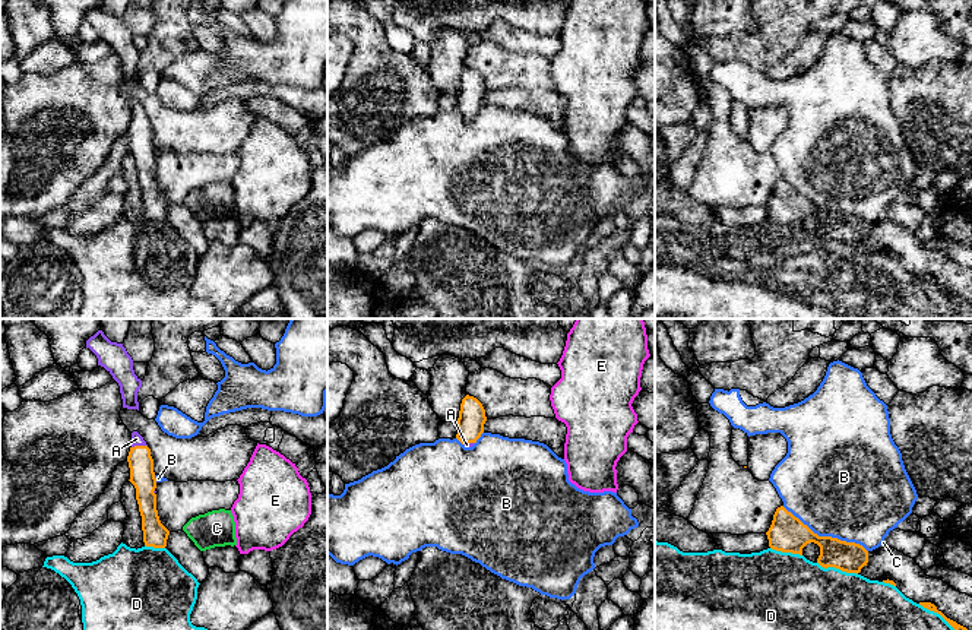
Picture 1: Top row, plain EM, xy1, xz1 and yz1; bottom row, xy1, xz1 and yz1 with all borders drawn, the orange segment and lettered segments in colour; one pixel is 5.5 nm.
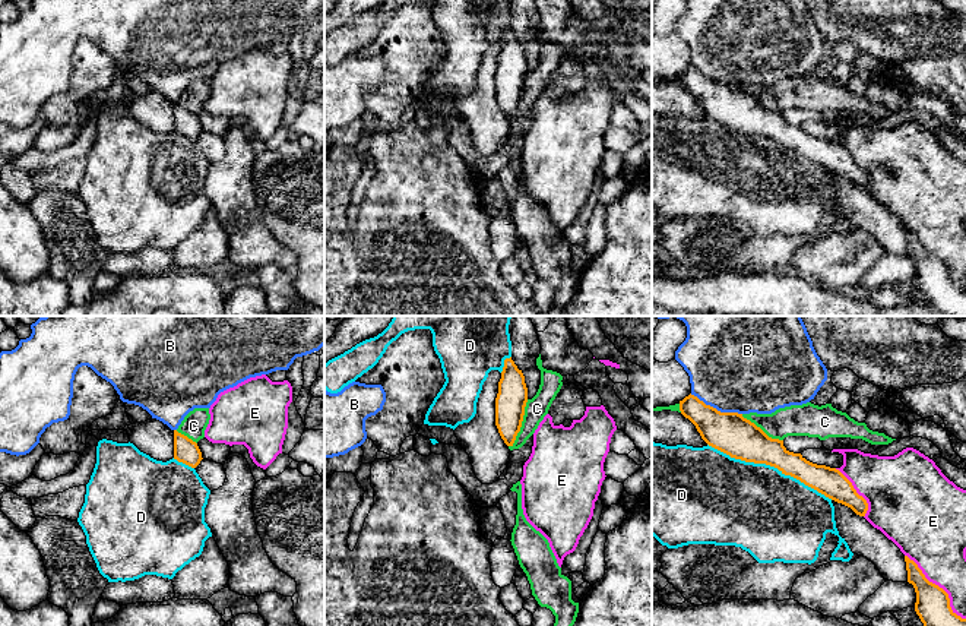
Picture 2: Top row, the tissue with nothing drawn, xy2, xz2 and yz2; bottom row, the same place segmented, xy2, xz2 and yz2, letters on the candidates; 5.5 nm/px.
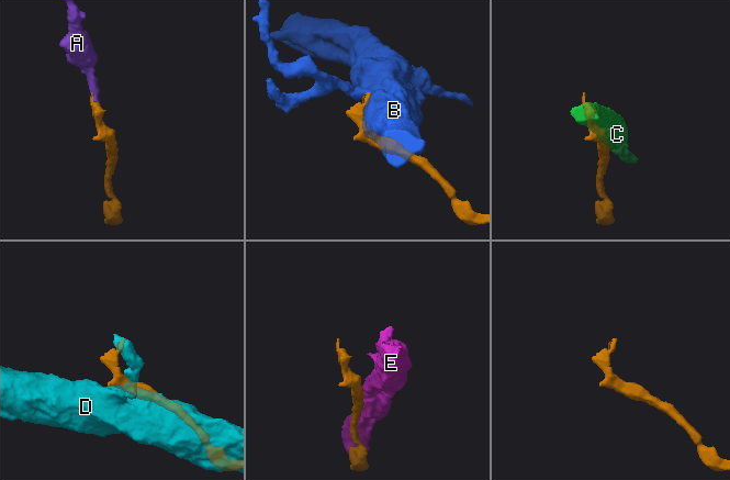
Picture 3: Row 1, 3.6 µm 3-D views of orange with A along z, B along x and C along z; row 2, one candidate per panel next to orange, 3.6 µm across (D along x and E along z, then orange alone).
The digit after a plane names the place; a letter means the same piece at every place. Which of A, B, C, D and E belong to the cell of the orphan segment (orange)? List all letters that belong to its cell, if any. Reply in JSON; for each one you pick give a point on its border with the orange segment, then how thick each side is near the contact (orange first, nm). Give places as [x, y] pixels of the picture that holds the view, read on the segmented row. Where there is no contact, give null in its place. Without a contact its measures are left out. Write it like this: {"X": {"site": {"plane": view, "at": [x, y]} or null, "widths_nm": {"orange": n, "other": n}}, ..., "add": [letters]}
{"A": {"site": {"plane": "xy1", "at": [139, 446]}, "widths_nm": {"orange": 140, "other": 60}}, "add": ["A"]}

